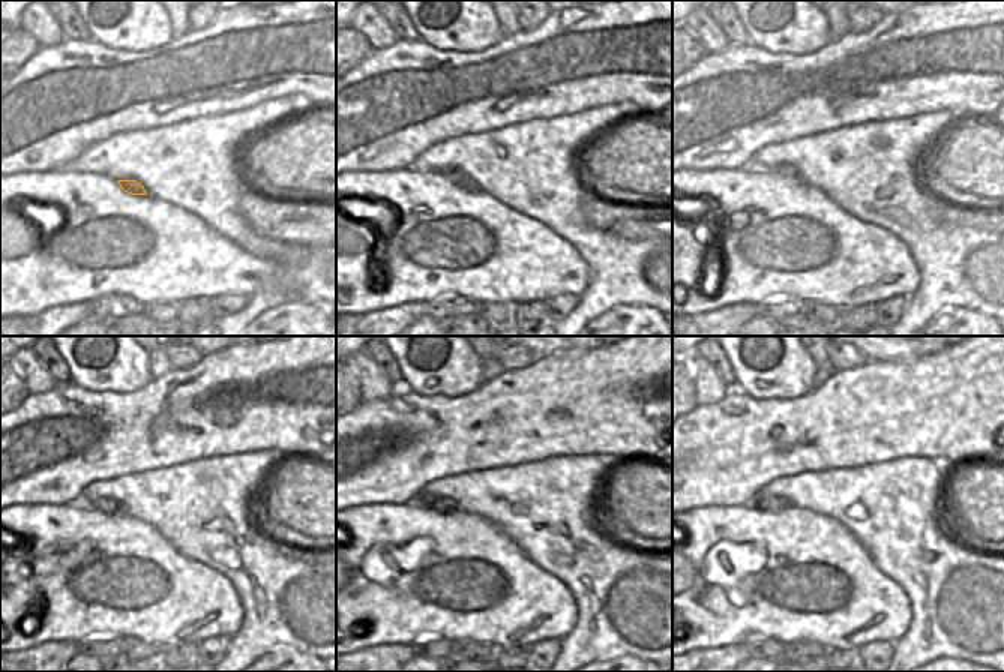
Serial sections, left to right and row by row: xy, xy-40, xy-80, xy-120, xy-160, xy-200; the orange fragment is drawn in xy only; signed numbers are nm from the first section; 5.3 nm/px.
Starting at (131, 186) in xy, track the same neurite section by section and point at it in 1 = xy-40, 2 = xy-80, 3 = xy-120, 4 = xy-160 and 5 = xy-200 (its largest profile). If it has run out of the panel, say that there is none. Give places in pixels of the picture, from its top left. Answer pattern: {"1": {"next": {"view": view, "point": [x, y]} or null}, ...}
{"1": {"next": {"view": "xy-40", "point": [456, 177]}}, "2": {"next": {"view": "xy-80", "point": [782, 170]}}, "3": {"next": {"view": "xy-120", "point": [101, 506]}}, "4": {"next": {"view": "xy-160", "point": [435, 503]}}, "5": {"next": {"view": "xy-200", "point": [764, 501]}}}

